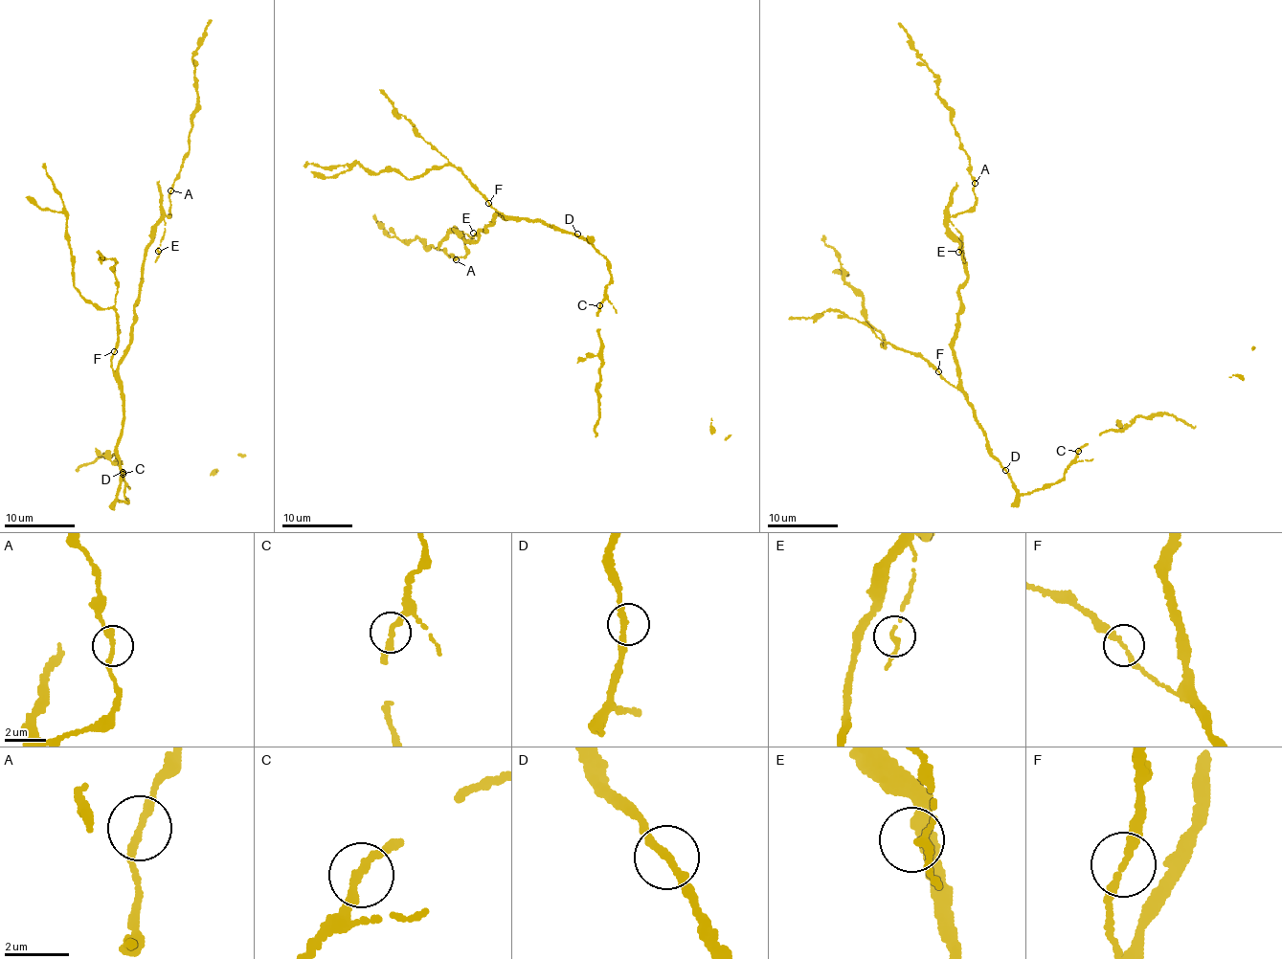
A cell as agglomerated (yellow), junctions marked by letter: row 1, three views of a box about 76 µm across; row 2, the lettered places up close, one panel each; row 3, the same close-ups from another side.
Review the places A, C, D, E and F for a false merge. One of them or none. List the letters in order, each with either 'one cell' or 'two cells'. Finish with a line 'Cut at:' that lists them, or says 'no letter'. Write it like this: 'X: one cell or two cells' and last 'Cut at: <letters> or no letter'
A: one cell
C: one cell
D: one cell
E: one cell
F: one cell
Cut at: no letter

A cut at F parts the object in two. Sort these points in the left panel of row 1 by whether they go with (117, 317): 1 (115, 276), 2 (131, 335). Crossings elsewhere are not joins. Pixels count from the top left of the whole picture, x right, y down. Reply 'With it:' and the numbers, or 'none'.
With it: 1

